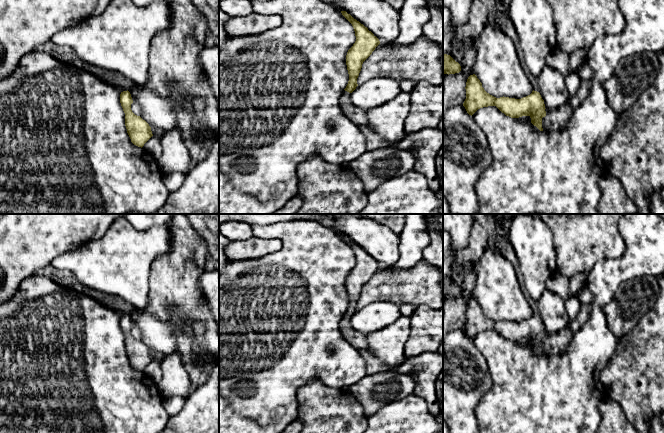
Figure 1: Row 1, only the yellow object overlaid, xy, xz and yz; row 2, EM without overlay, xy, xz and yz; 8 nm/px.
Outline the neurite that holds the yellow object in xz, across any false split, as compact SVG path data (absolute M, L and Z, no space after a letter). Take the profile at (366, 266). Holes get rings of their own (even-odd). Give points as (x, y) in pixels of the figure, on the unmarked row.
M341 235L342 239L352 248L356 265L348 274L346 279L346 289L349 298L349 305L346 312L342 315L339 324L342 336L357 350L369 349L366 334L353 329L351 317L358 310L357 302L362 292L363 286L372 278L380 268L379 263L368 254L363 248L354 243L346 235Z

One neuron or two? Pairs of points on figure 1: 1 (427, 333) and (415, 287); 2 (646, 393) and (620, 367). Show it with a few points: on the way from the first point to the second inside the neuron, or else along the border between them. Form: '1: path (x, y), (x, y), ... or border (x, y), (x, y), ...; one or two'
1: border (417, 305), (428, 305), (432, 309); two
2: path (639, 386), (627, 374); one

